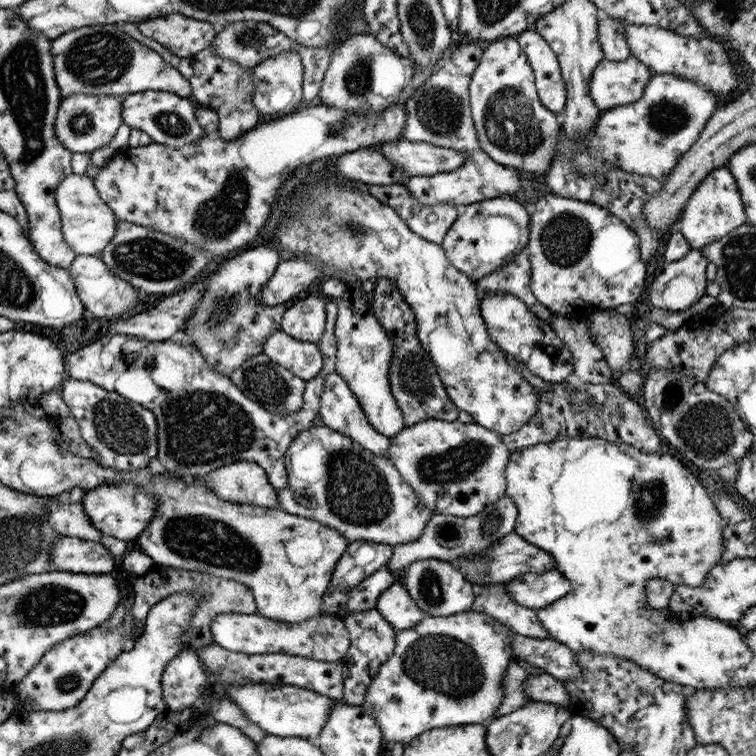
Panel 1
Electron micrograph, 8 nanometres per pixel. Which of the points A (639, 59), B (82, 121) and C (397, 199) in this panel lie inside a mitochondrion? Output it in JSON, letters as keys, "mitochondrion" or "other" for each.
{"A":"other","B":"mitochondrion","C":"other"}

